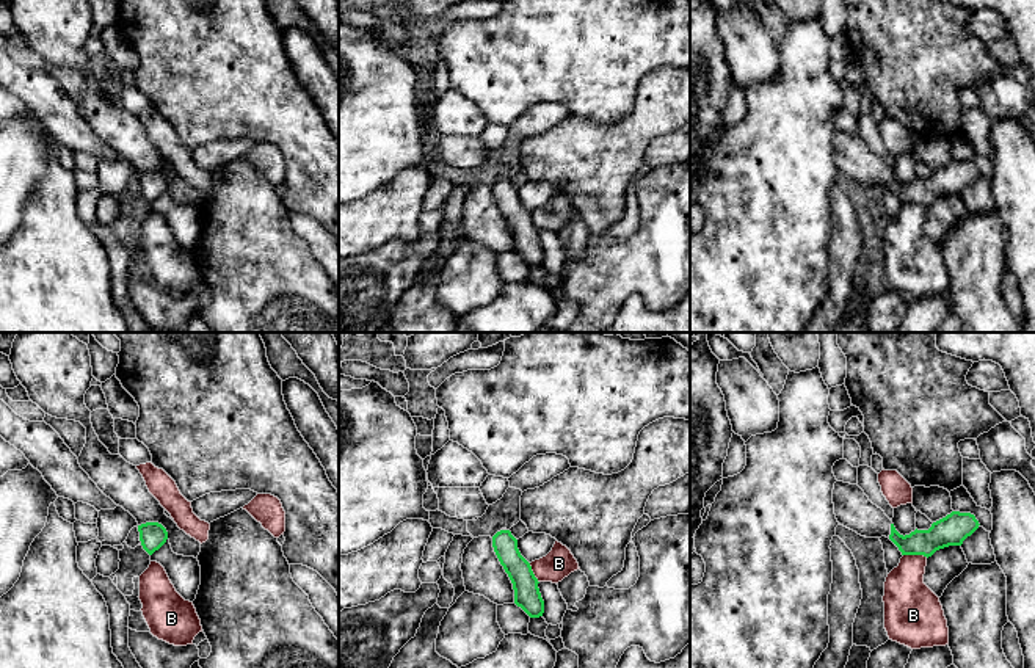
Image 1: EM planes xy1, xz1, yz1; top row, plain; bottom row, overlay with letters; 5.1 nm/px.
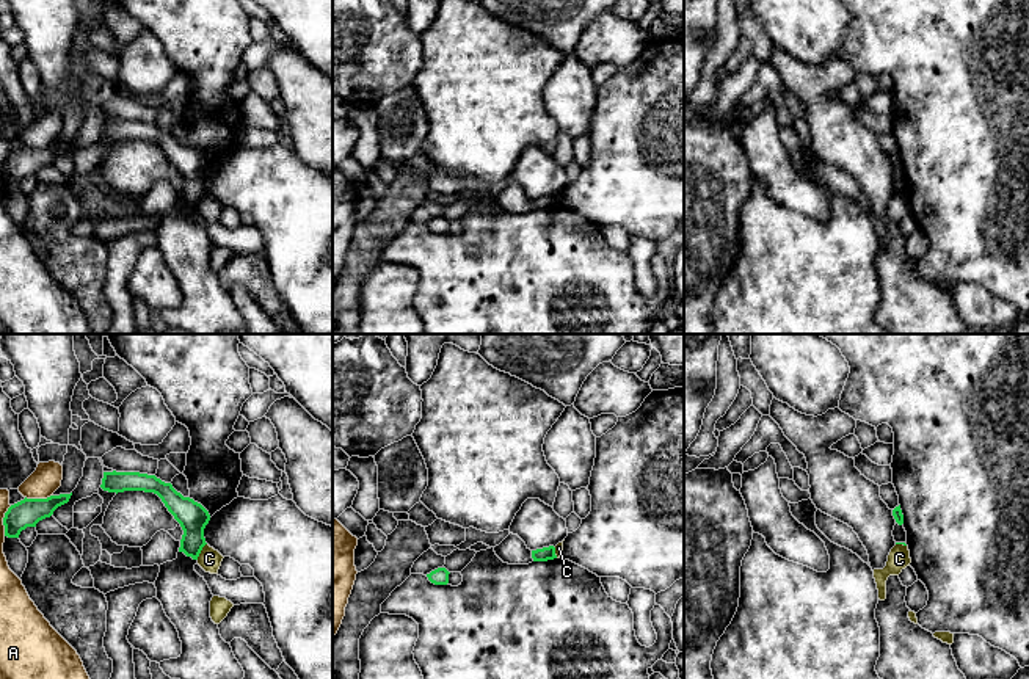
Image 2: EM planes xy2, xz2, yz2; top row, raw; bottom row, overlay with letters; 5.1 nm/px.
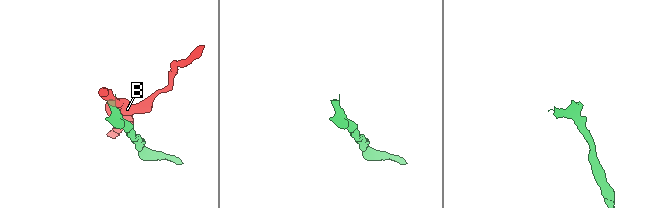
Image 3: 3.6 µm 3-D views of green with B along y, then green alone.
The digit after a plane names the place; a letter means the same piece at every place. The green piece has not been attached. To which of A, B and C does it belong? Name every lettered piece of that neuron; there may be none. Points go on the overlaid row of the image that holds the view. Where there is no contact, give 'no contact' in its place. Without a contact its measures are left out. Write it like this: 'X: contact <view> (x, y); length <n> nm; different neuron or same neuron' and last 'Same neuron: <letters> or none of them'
A: contact xy2 (38, 499); length 140 nm; different neuron
B: contact yz1 (916, 554); length 130 nm; different neuron
C: contact xy2 (201, 549); length 100 nm; different neuron
Same neuron: none of them

